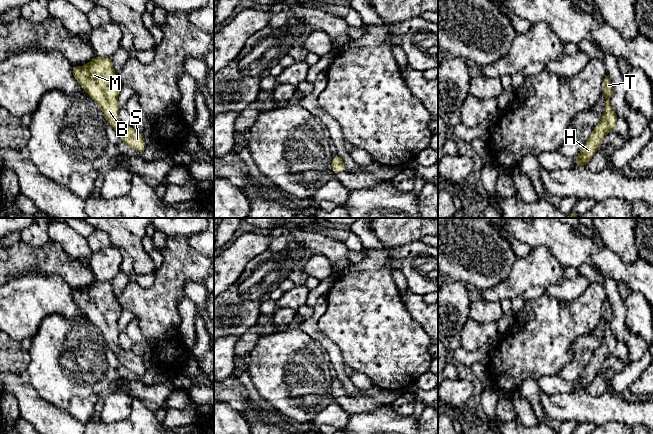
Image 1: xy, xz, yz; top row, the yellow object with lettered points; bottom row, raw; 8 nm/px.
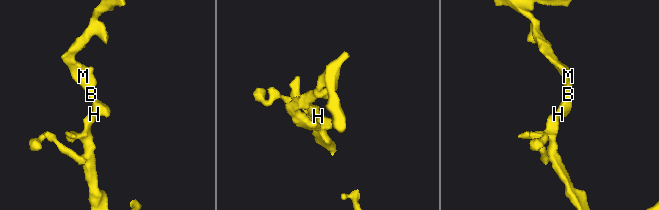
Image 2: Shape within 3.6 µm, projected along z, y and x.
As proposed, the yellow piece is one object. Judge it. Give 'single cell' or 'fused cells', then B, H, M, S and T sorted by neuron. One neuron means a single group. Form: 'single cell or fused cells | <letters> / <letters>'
single cell | B H M S T

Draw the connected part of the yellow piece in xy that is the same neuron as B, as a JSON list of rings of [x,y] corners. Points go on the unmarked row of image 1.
[[[95,280],[85,290],[72,290],[72,297],[85,316],[100,330],[122,366],[138,377],[144,376],[147,371],[144,359],[119,346],[117,320],[121,310],[113,293],[112,282]]]

